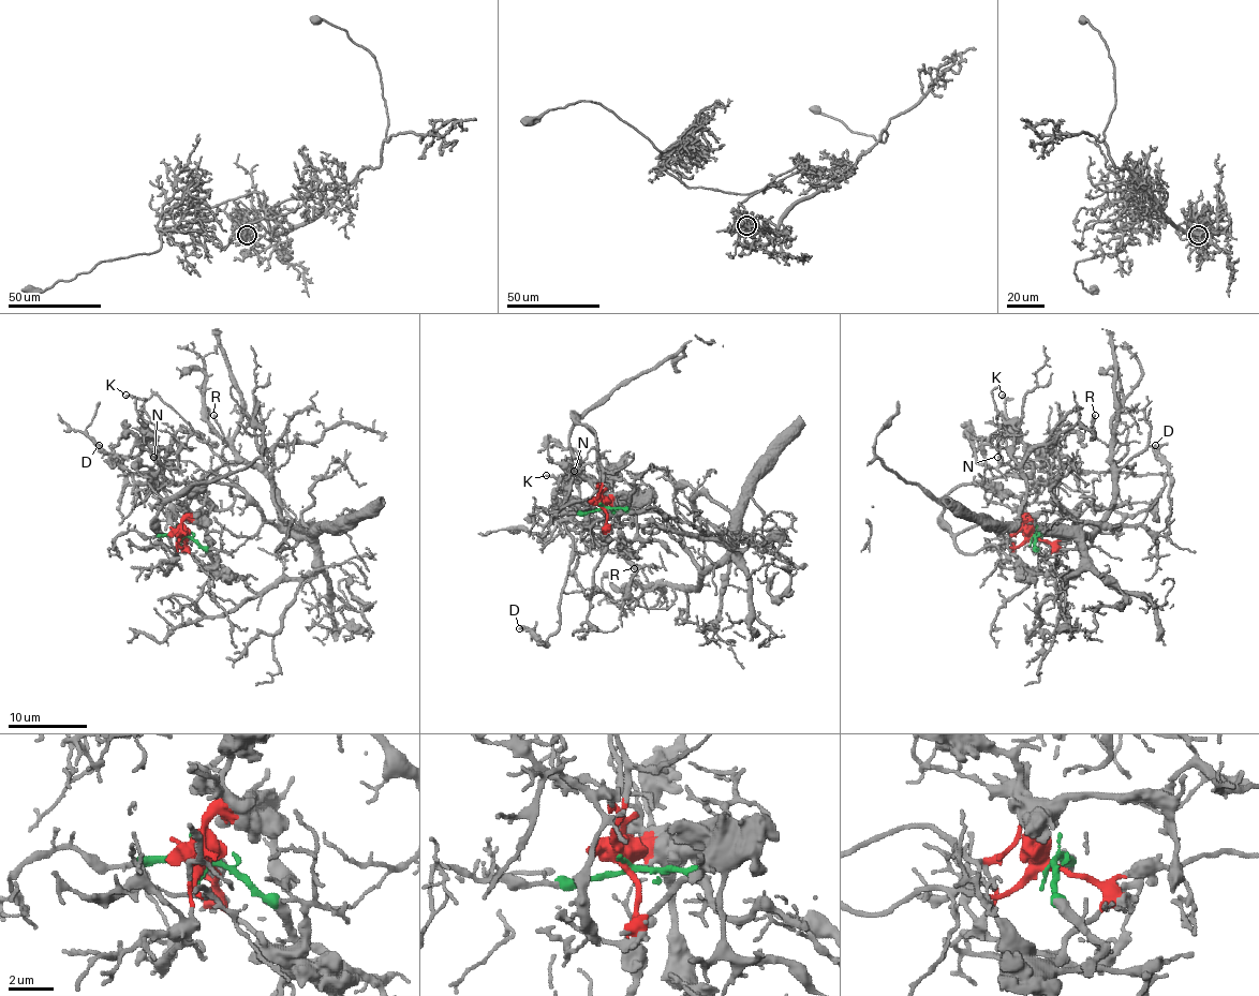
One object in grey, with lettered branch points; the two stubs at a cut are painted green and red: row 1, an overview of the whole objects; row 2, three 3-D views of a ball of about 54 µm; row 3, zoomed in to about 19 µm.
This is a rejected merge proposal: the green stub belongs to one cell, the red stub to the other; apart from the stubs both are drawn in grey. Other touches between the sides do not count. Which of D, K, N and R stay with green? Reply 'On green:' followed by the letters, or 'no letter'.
On green: R

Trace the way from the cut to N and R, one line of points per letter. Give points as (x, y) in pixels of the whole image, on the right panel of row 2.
N: (1034, 537), (1002, 535), (990, 523), (952, 533), (943, 519), (941, 502), (961, 486), (1032, 470), (998, 456)
R: (1034, 537), (1057, 593), (1113, 498), (1113, 450), (1095, 436), (1095, 414)

